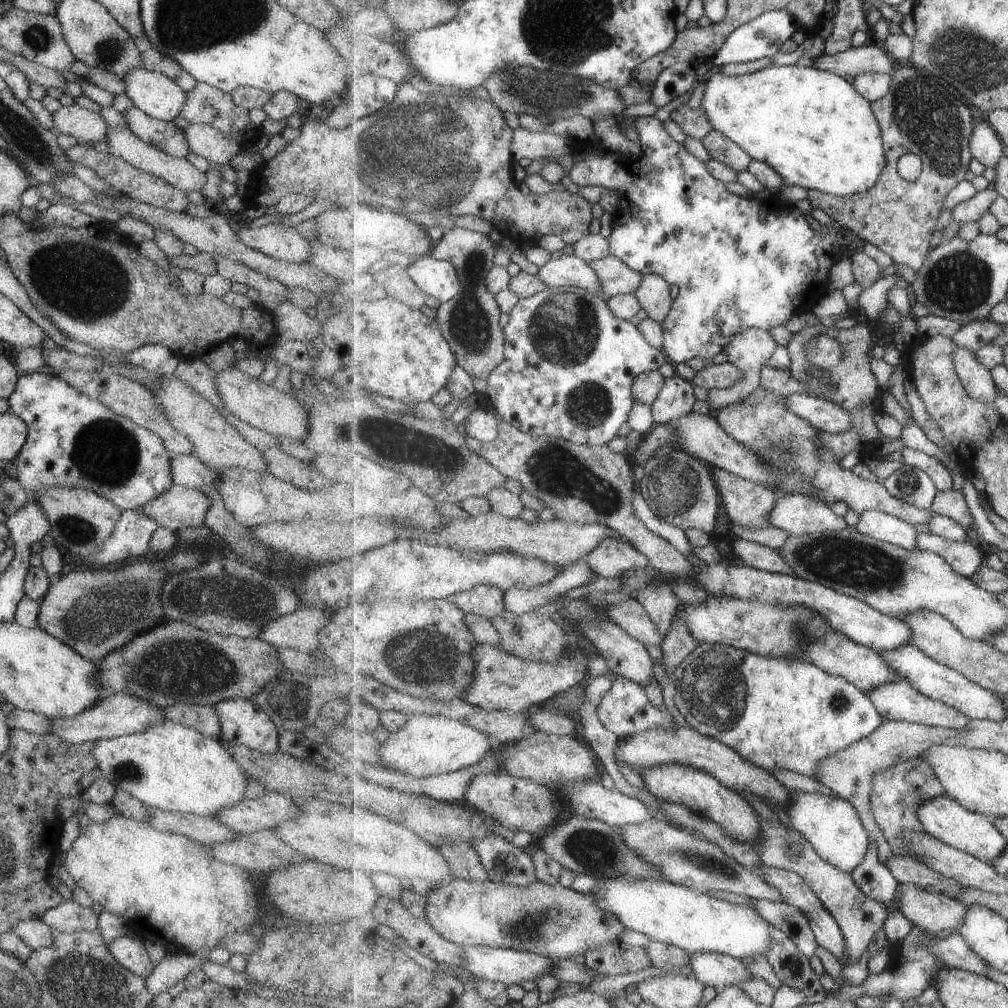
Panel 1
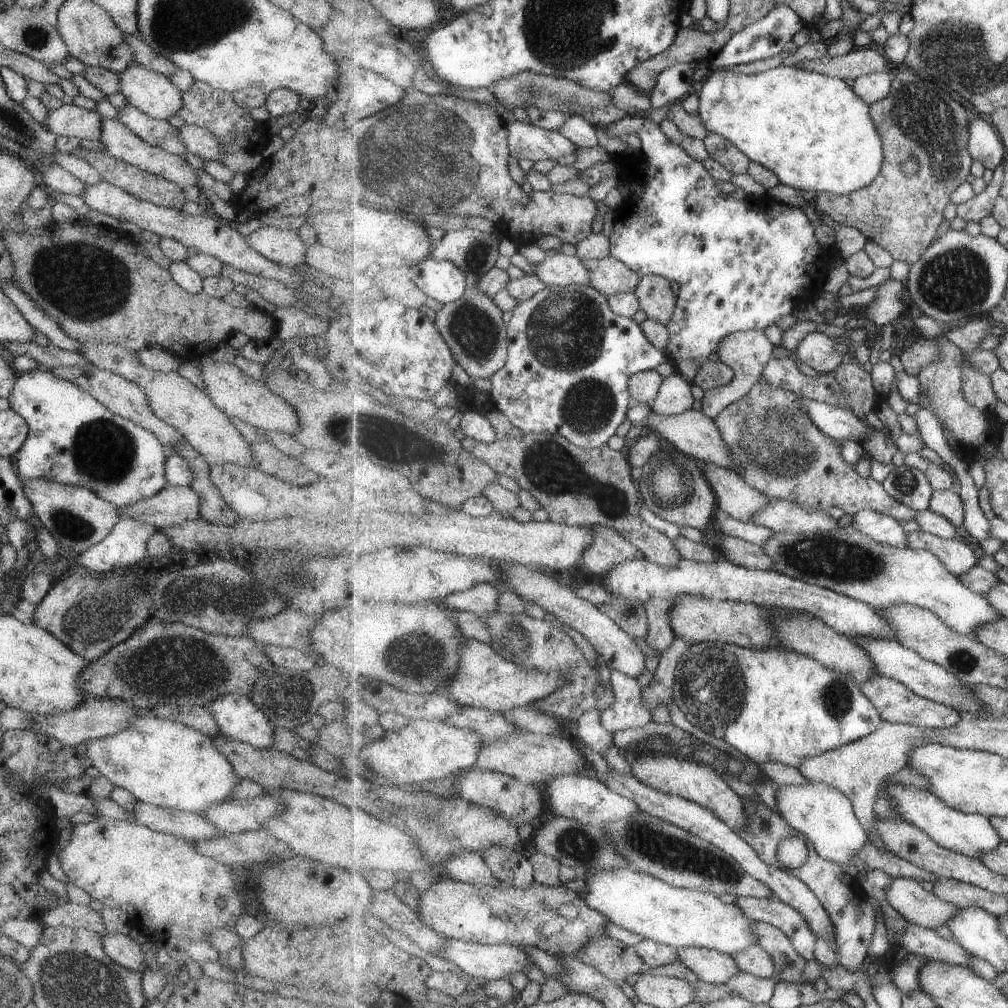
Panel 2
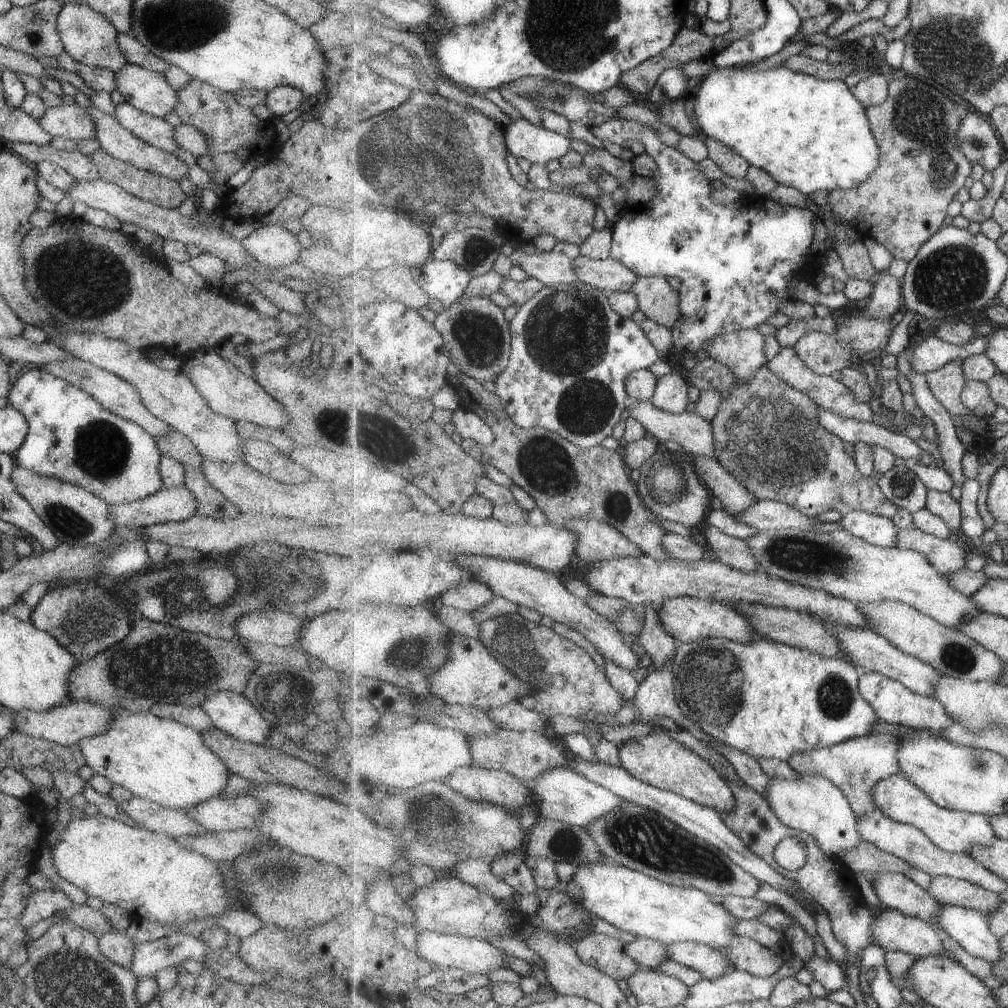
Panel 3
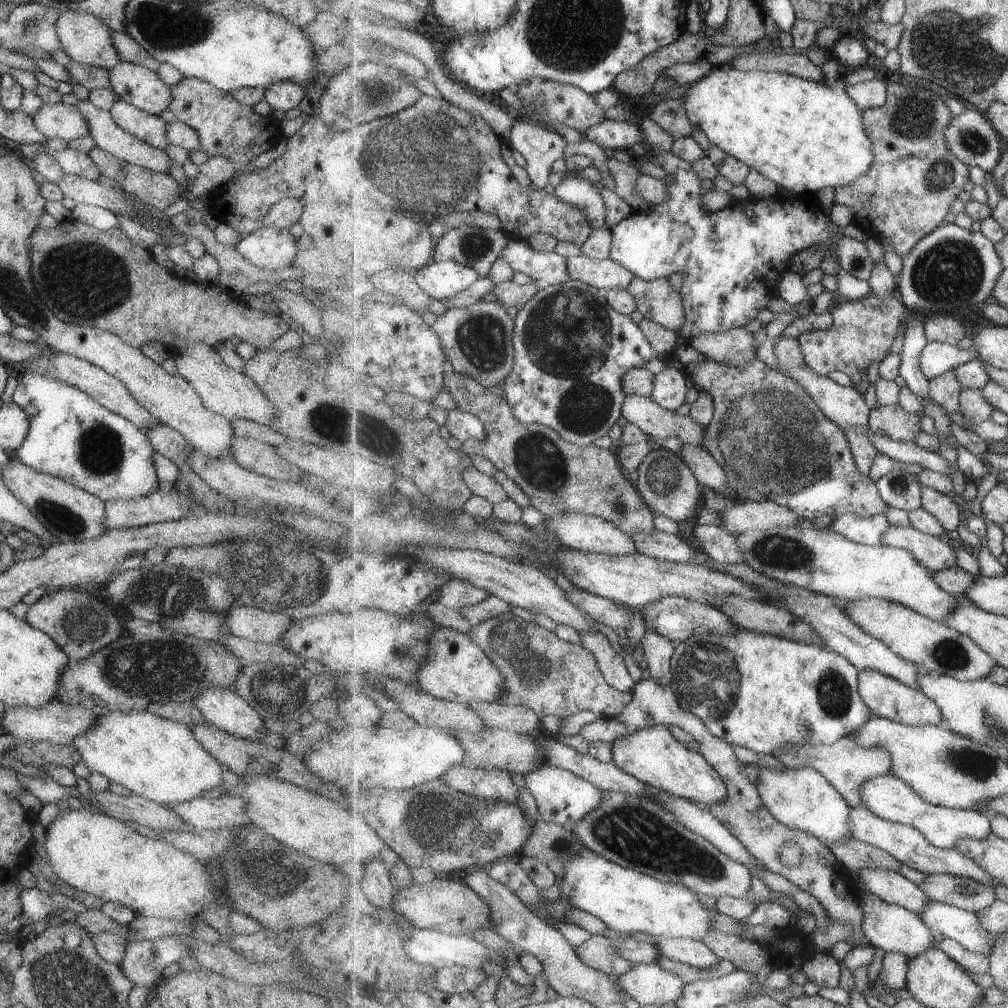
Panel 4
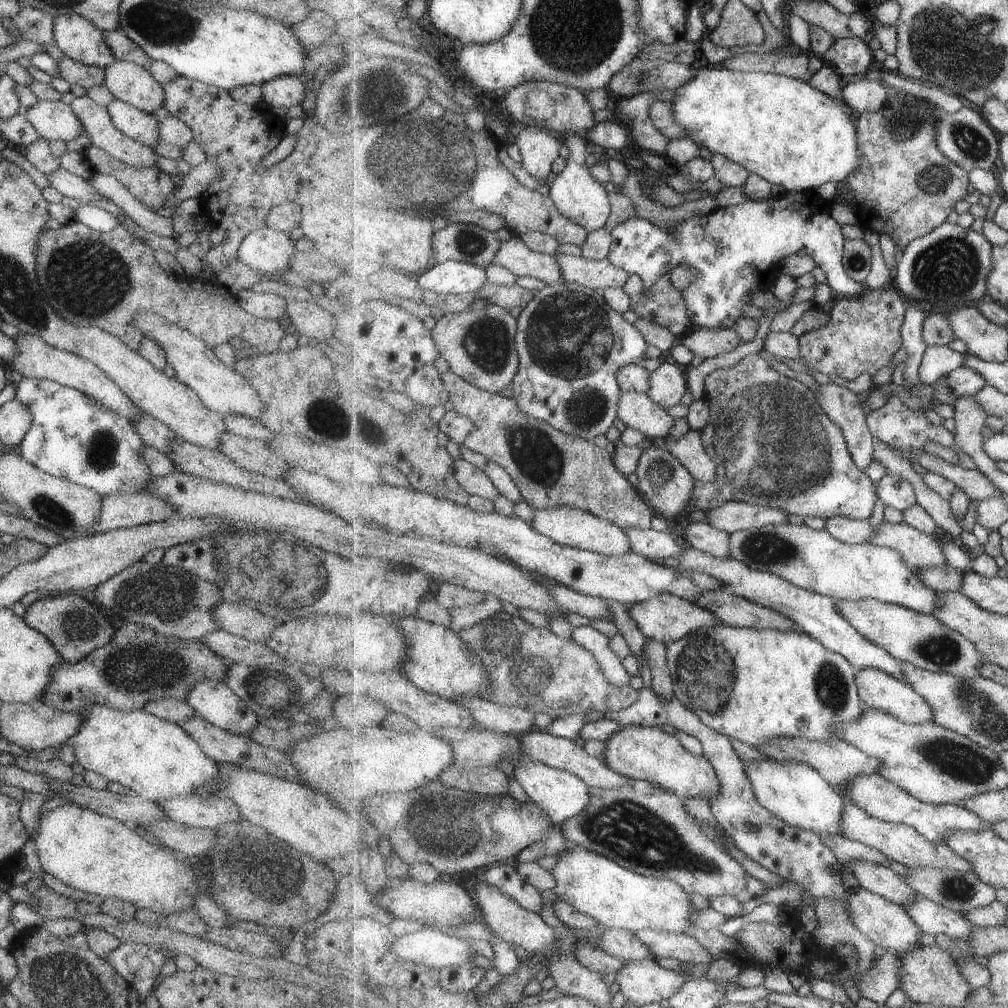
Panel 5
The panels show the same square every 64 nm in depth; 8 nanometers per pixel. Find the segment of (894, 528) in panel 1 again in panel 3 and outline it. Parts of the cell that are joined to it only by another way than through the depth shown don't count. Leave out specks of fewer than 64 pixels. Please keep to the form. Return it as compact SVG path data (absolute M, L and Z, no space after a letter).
M853 511L842 516L840 524L847 532L878 547L896 546L900 531L891 518L863 511Z

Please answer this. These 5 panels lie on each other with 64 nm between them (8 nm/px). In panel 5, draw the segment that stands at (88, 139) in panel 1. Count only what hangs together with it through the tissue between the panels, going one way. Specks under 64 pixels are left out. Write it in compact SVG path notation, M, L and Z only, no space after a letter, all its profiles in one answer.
M36 100L36 103L21 112L39 137L48 141L73 140L85 134L71 107L60 100Z

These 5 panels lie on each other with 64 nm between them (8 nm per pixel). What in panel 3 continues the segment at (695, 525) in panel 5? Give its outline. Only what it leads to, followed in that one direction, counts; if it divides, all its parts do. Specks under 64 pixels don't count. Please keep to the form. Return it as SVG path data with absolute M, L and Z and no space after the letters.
M706 524L701 528L711 559L721 561L734 569L745 572L759 570L756 558L745 539L732 537L716 526Z

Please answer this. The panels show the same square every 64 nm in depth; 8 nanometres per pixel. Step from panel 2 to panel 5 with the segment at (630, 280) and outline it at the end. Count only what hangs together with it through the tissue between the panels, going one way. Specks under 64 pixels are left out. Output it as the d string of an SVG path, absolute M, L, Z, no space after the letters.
M560 253L555 256L562 268L563 280L585 285L593 290L625 286L631 276L625 270L617 268L609 259L593 260L583 255Z

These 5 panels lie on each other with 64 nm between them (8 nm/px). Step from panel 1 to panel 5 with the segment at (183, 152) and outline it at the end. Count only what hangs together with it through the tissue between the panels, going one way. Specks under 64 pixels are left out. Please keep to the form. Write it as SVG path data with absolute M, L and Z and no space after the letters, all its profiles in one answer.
M113 99L106 107L113 126L139 144L153 148L158 142L158 121L153 114Z

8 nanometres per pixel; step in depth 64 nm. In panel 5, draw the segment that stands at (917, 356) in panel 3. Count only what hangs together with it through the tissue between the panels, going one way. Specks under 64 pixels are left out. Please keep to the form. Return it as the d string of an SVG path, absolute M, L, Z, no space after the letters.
M931 345L924 352L924 357L920 366L920 379L925 385L934 385L941 377L947 377L954 370L963 366L967 354L955 352L948 345Z

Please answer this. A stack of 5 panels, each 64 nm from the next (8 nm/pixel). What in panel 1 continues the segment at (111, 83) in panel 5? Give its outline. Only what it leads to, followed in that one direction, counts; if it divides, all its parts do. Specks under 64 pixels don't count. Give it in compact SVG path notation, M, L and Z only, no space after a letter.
M141 67L127 72L122 80L127 98L146 116L164 122L180 116L185 94L173 79Z

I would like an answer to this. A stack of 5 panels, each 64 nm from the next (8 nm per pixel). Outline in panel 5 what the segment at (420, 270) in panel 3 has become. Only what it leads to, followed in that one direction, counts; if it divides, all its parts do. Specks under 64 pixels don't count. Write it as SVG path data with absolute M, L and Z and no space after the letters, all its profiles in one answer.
M451 259L442 263L433 263L429 269L415 277L421 289L444 295L460 295L479 291L487 283L487 270L481 265Z

